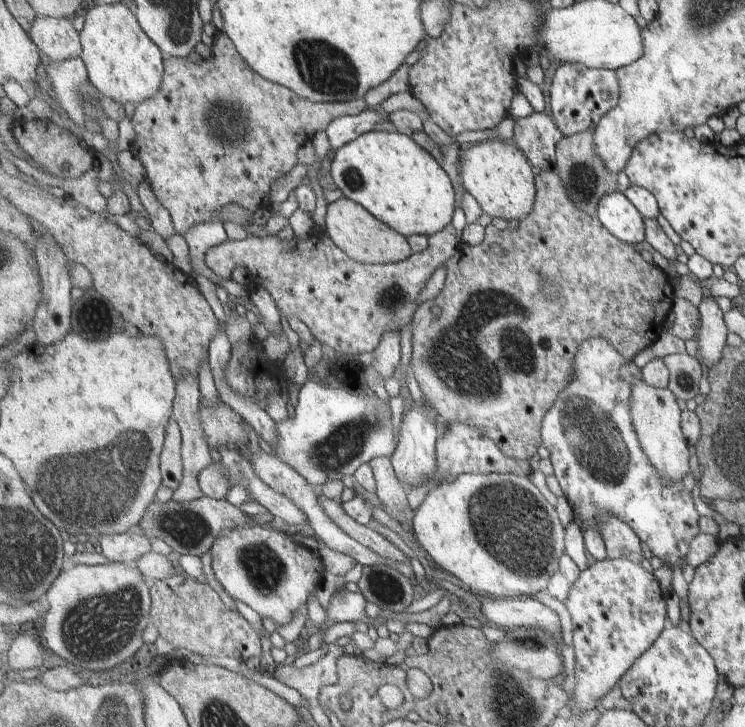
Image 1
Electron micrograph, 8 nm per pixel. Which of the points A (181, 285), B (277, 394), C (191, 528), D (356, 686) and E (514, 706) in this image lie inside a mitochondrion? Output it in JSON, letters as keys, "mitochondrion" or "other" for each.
{"A":"other","B":"other","C":"mitochondrion","D":"other","E":"mitochondrion"}

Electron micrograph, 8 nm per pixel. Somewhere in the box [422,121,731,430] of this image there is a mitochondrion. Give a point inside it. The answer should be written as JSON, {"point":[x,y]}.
{"point":[584,179]}

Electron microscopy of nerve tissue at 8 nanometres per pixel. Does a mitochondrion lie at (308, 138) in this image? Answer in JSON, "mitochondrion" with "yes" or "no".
{"mitochondrion":"no"}

